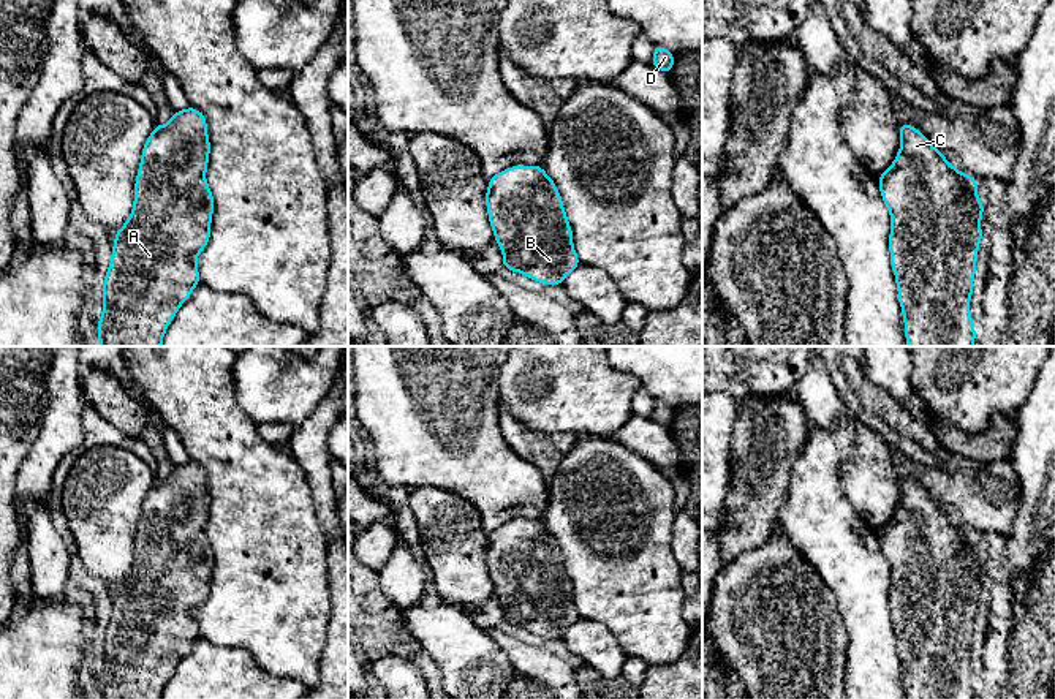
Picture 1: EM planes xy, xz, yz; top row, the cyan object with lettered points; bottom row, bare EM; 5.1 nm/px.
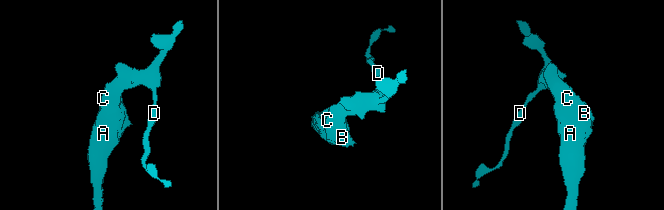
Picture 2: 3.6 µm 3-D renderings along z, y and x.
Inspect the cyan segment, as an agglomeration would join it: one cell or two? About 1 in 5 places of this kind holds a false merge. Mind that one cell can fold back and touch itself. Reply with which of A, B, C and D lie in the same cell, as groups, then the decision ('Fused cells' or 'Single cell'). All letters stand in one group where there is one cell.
Groups: A B C D. Single cell

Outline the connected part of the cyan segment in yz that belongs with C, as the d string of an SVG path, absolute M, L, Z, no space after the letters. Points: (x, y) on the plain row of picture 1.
M908 478L898 479L902 498L900 504L892 517L892 520L878 531L878 539L881 542L881 552L886 561L891 565L891 590L889 590L889 604L891 604L891 618L895 628L898 656L902 659L903 675L905 675L905 690L906 699L973 699L976 694L974 677L970 666L970 652L973 648L973 634L976 626L977 601L984 587L979 582L979 576L984 572L984 557L977 552L977 535L970 528L962 528L954 522L944 509L936 504L930 495L914 481Z

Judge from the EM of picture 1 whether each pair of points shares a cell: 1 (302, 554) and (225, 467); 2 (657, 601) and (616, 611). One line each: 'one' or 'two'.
1: one
2: one

